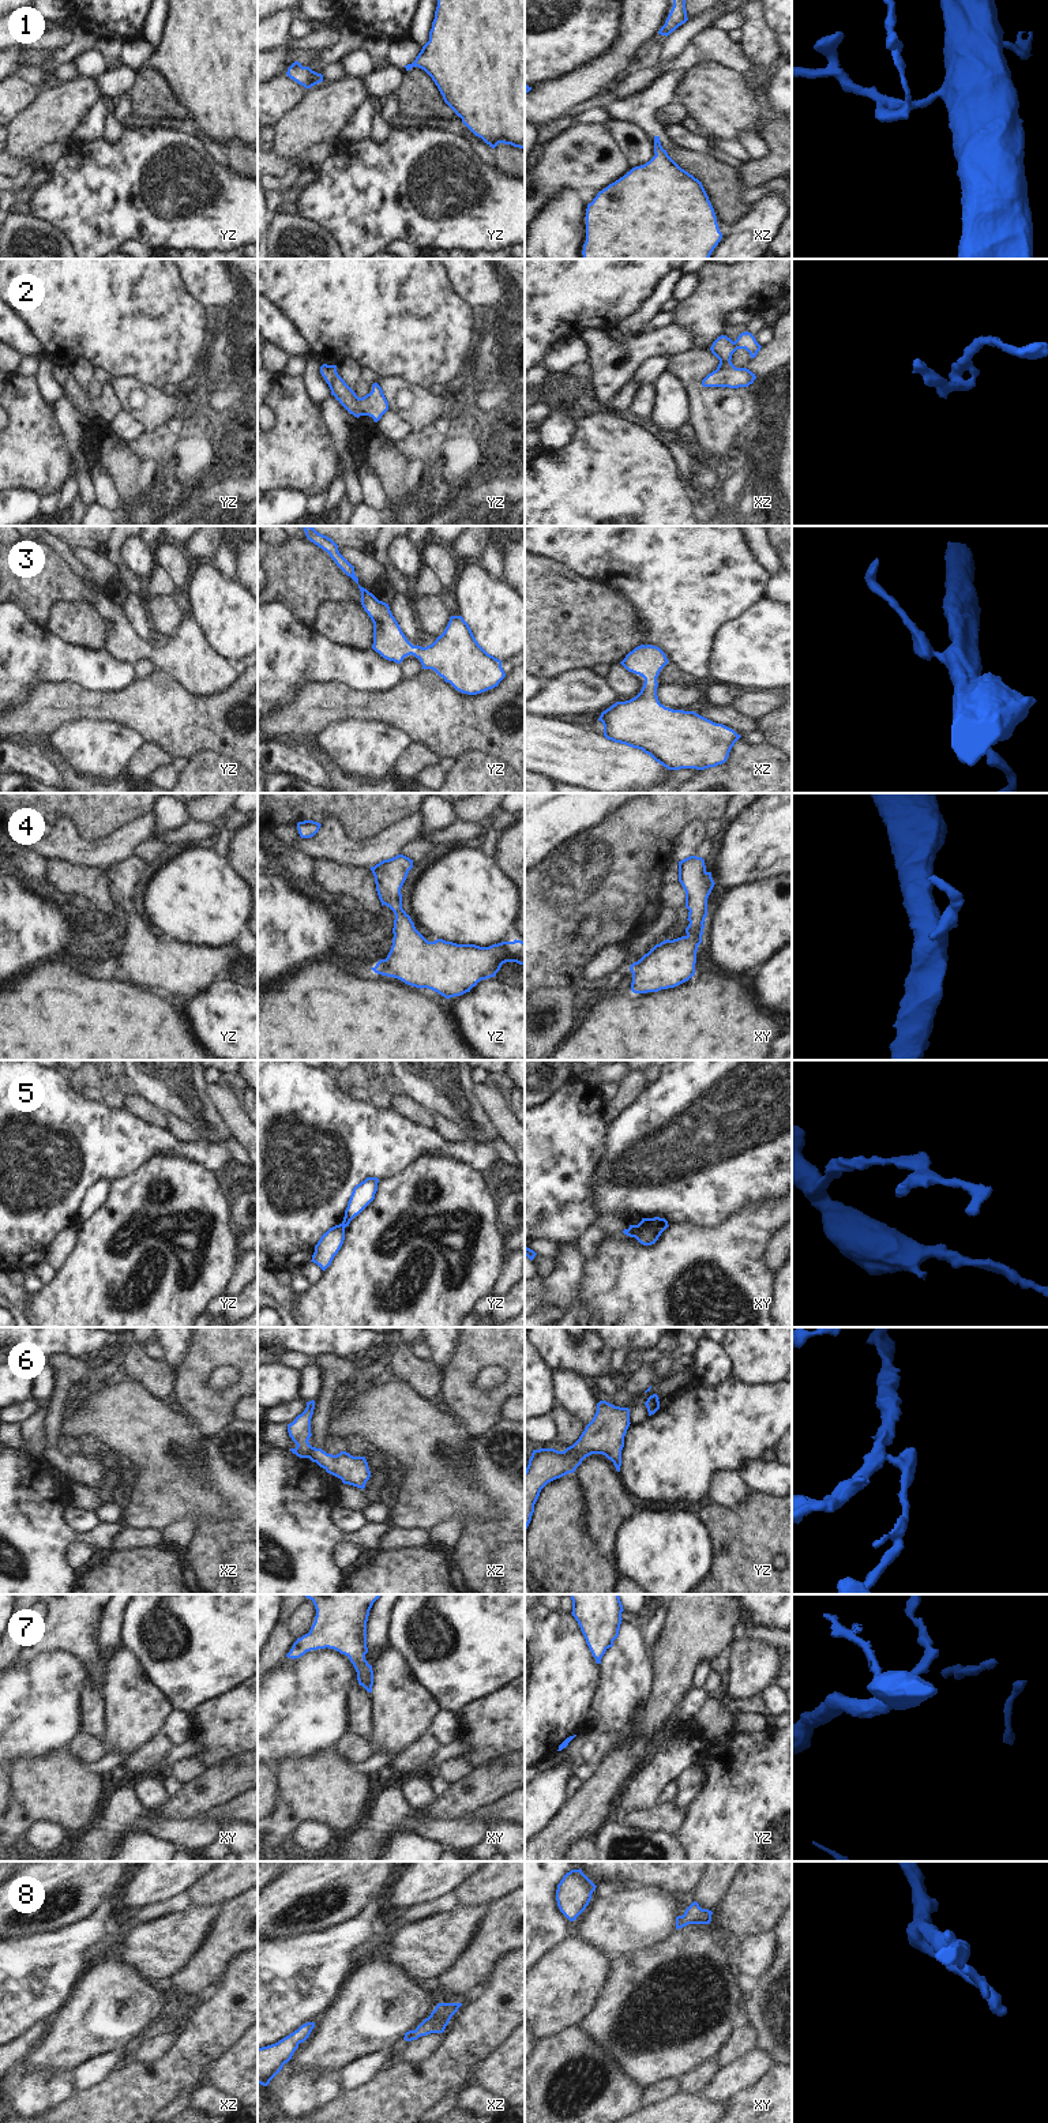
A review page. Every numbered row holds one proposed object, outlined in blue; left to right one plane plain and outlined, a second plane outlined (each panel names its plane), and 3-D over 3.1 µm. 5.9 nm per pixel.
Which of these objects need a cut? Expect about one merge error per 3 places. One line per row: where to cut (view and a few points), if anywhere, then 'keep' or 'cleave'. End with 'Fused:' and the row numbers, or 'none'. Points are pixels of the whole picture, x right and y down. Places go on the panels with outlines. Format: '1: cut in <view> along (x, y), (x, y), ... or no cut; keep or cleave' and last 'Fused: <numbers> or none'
1: no cut; keep
2: no cut; keep
3: no cut; keep
4: no cut; keep
5: cut in xy along (638, 1224), (661, 1232); cleave
6: cut in xz along (311, 1446), (308, 1457); cleave
7: no cut; keep
8: no cut; keep
Fused: 5, 6

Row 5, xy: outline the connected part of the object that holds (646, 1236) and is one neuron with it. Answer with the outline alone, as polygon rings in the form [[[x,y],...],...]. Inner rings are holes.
[[[630,1225],[628,1229],[623,1230],[624,1235],[630,1237],[635,1237],[641,1244],[643,1245],[651,1245],[654,1244],[658,1237],[661,1236],[661,1232],[656,1232],[647,1226],[643,1225]]]

